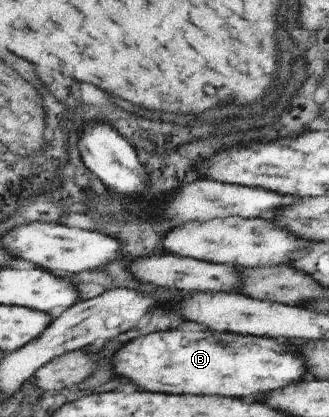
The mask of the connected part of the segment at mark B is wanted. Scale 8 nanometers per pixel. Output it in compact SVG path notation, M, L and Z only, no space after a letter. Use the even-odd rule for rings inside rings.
M166 330L148 334L128 342L118 354L114 356L114 370L118 376L124 378L144 390L150 392L168 392L168 394L216 394L216 396L230 396L230 398L248 398L256 400L264 390L276 390L304 374L304 362L300 358L298 368L298 354L294 346L270 337L257 337L252 335L218 334L210 330Z

